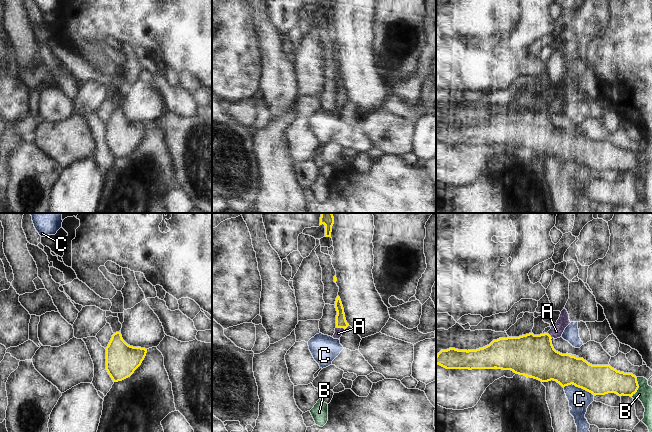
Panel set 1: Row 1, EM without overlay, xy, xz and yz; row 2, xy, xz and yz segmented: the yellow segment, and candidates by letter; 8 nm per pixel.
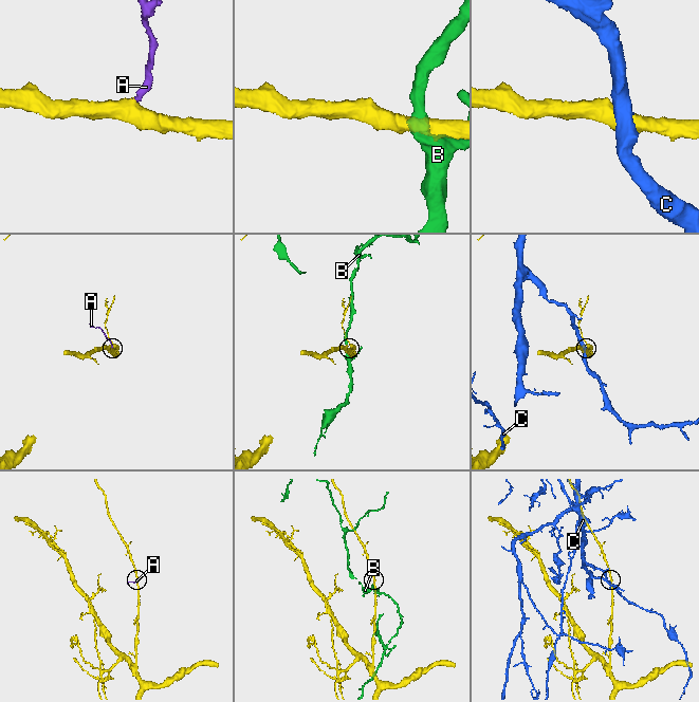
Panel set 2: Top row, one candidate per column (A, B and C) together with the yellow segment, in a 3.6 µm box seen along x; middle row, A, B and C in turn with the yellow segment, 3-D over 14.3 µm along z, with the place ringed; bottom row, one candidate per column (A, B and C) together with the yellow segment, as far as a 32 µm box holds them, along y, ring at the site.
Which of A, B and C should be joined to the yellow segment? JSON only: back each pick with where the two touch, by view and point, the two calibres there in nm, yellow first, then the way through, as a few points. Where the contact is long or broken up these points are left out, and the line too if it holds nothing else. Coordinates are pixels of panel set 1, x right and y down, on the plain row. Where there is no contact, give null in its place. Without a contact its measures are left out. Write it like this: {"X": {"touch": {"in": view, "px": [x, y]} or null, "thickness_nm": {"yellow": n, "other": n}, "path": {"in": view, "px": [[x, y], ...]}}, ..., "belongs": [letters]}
{"A": {"touch": {"in": "xz", "px": [340, 103]}, "thickness_nm": {"yellow": 90, "other": 70}, "path": {"in": "xz", "px": [[341, 98], [340, 103], [338, 109]]}}, "belongs": ["A"]}

